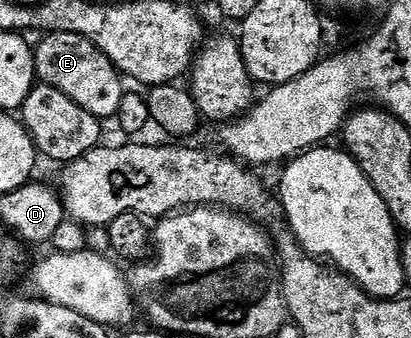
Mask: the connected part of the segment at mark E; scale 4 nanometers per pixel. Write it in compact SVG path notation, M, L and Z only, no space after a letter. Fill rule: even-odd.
M53 31L41 39L44 40L40 44L37 42L34 47L37 80L45 87L66 93L70 101L82 105L82 109L96 119L115 120L120 114L122 97L126 94L125 80L116 66L90 40L78 33Z

